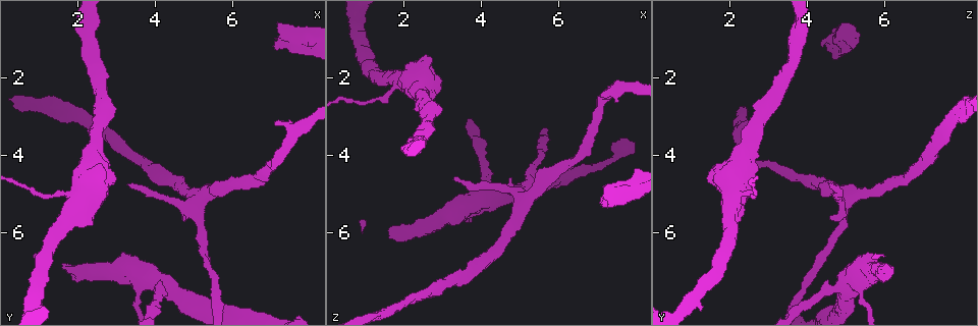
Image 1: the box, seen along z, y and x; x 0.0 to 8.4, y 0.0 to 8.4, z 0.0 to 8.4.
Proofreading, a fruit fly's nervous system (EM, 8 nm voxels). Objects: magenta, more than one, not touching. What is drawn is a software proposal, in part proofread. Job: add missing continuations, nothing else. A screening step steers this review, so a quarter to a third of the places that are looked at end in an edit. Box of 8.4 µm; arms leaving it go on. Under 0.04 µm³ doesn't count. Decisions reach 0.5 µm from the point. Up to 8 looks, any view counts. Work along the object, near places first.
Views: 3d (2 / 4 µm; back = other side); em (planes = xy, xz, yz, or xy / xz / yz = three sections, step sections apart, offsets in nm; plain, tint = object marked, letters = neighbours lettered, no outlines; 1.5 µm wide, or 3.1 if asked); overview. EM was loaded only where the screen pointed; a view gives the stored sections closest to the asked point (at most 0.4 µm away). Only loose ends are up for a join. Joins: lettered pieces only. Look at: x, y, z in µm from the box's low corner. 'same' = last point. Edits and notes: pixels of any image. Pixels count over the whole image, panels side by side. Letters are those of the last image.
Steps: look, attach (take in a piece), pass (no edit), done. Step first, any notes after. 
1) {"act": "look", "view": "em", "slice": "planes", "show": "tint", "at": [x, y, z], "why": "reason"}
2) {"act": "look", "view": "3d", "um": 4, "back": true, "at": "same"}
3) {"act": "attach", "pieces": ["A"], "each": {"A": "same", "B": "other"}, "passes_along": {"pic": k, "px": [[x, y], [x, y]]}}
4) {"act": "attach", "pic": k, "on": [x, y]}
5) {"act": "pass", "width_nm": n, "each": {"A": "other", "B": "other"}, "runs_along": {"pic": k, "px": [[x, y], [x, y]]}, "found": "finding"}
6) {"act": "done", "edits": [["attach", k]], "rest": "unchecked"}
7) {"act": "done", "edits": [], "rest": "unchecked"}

{"act": "look", "view": "em", "slice": "planes", "show": "letters", "at": [3.30, 4.70, 4.70], "why": "free end"}

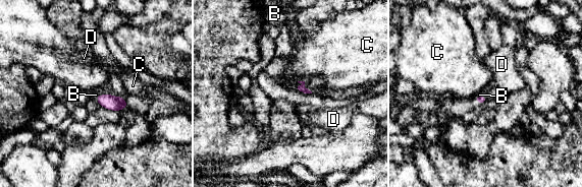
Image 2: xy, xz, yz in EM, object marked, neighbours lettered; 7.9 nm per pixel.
{"act": "attach", "pieces": ["B"], "longest_contact_nm": ["B", 80], "each": {"B": "same", "C": "other", "D": "other"}, "passes_along": {"pic": 2, "px": [[480, 100], [476, 101], [456, 108]]}, "found": "it goes on there"}

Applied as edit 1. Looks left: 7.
{"act": "look", "view": "overview"}

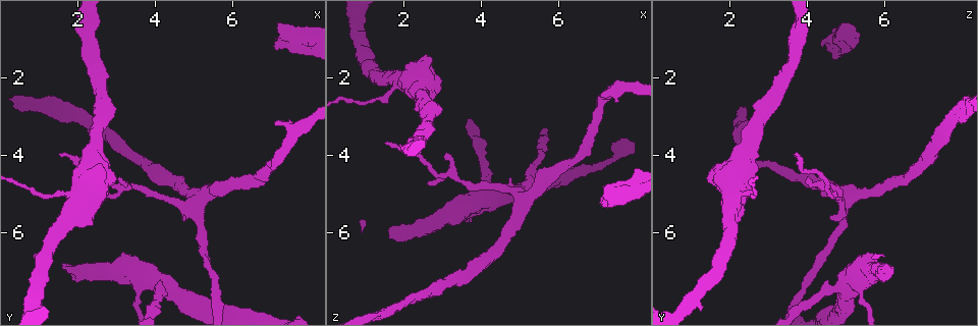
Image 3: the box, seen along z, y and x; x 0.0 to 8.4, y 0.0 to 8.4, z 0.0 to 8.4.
{"act": "look", "view": "em", "slice": "xy", "step": 8, "show": "tint", "at": [4.80, 5.65, 4.60], "why": "an open end"}

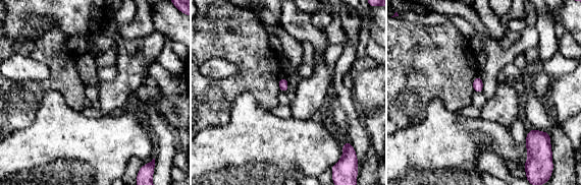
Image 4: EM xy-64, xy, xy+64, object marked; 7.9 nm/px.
{"act": "look", "view": "em", "slice": "planes", "show": "tint", "at": "same", "why": "cut it another way"}

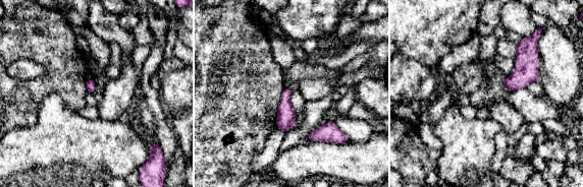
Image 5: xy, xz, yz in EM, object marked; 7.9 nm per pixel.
{"act": "look", "view": "em", "slice": "planes", "show": "letters", "at": "same"}

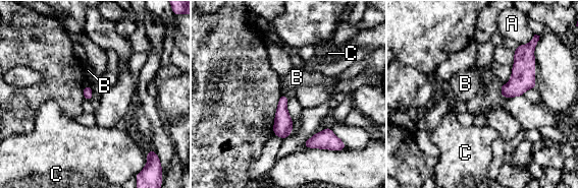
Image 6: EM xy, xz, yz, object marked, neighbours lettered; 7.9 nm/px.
{"act": "pass", "longest_contact_nm": ["A", 90], "each": {"A": "other", "B": "other", "C": "other"}, "border": {"pic": 6, "px": [[85, 84], [91, 87]]}, "found": "none of them fits"}

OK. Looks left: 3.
{"act": "look", "view": "em", "slice": "xy", "step": 4, "show": "tint", "at": [7.10, 3.20, 2.50], "why": "an open end"}

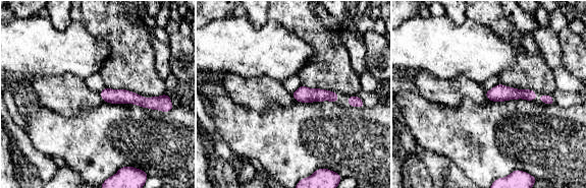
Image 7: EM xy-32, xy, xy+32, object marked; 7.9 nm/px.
{"act": "look", "view": "em", "slice": "planes", "show": "letters", "at": "same"}

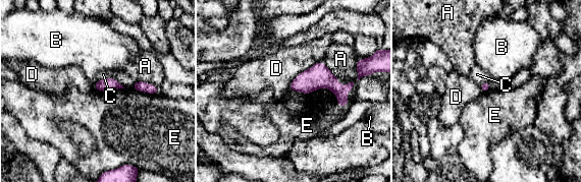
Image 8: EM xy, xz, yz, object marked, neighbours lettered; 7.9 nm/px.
{"act": "pass", "each": {"A": "other", "B": "other", "C": "other", "D": "other", "E": "other"}, "border": {"pic": 8, "px": [[123, 87], [111, 90], [94, 89]]}, "found": "none of them fits"}

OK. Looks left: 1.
{"act": "done", "edits": [["attach", 2]], "rest": "unchecked"}

